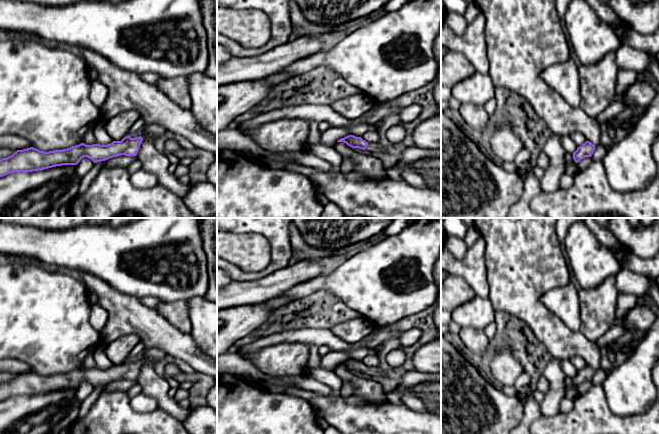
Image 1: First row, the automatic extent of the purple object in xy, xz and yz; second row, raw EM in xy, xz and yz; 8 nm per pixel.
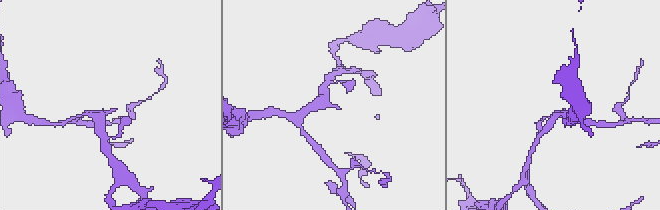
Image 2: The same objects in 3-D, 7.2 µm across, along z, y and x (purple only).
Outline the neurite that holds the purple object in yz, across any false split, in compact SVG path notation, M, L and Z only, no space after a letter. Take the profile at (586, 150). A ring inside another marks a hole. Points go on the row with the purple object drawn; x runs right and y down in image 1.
M586 141L583 145L577 148L573 153L573 159L578 163L581 159L585 157L591 157L595 150L595 145L589 141Z

